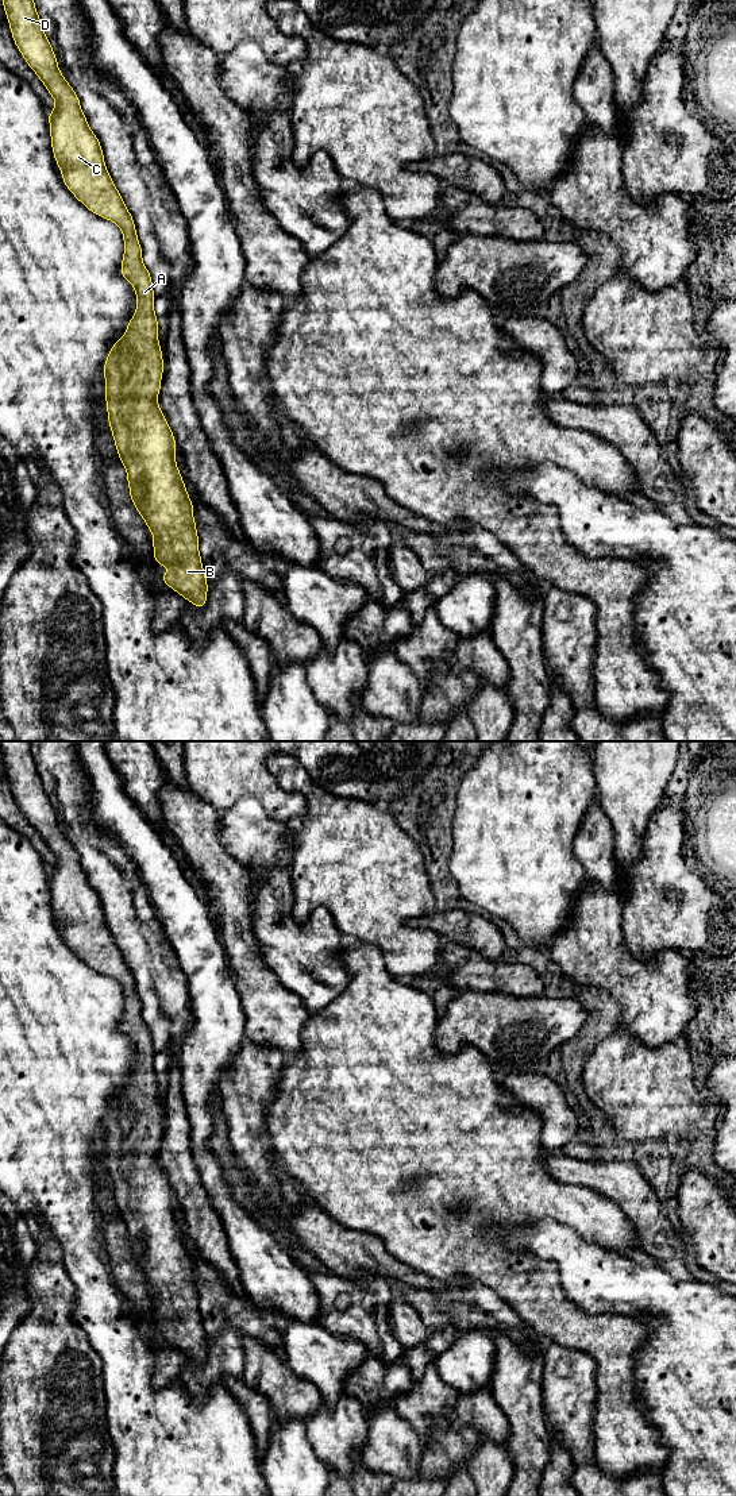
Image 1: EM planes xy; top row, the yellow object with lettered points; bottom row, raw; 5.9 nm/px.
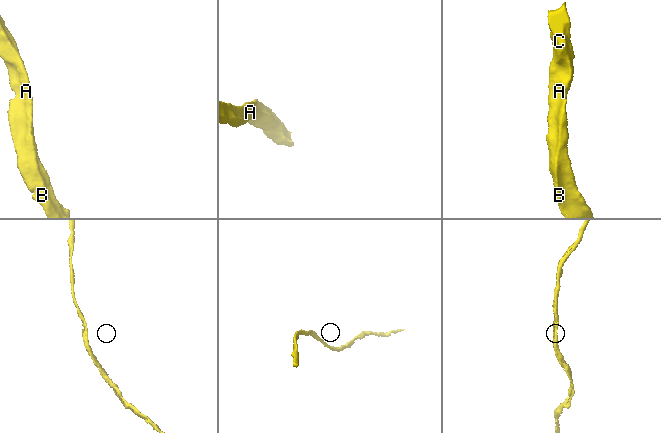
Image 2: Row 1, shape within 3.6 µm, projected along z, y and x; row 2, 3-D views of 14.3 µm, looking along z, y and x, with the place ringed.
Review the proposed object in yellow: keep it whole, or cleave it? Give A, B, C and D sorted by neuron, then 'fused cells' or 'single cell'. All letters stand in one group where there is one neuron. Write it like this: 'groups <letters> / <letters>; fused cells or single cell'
groups A B C D; single cell

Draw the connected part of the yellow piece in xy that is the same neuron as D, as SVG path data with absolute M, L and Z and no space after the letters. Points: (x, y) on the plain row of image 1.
M0 741L0 745L15 801L57 857L55 864L49 870L49 879L54 914L62 928L66 944L89 967L116 979L123 988L124 1011L120 1029L136 1046L136 1068L127 1079L124 1092L111 1103L105 1115L108 1177L117 1211L127 1227L130 1253L149 1287L154 1291L154 1316L173 1325L172 1329L163 1329L161 1335L181 1353L203 1365L207 1358L208 1339L199 1310L192 1256L188 1253L186 1242L176 1221L174 1191L157 1157L163 1130L163 1115L158 1098L153 1037L142 1017L142 1003L134 975L105 924L101 901L89 884L78 852L59 828L55 810L38 772L30 741Z

